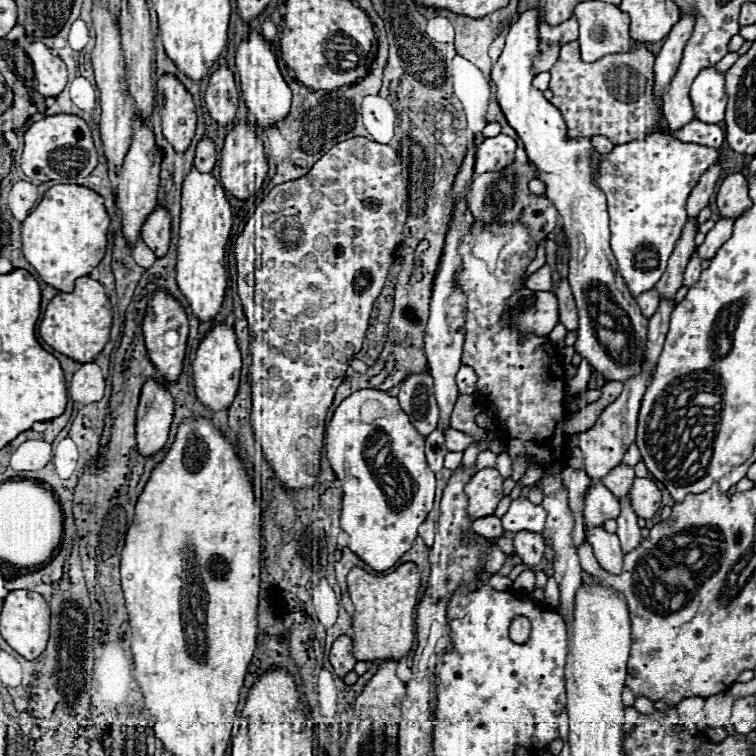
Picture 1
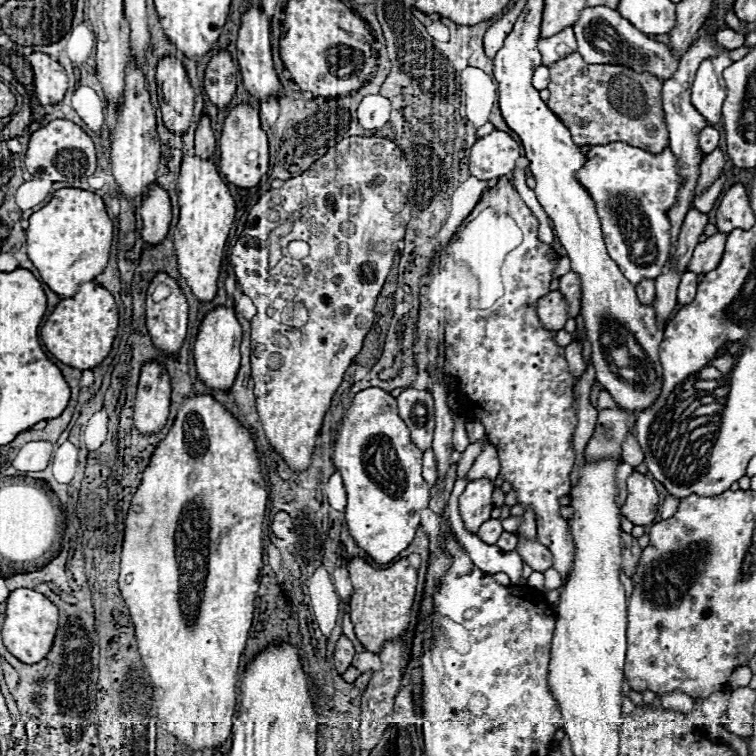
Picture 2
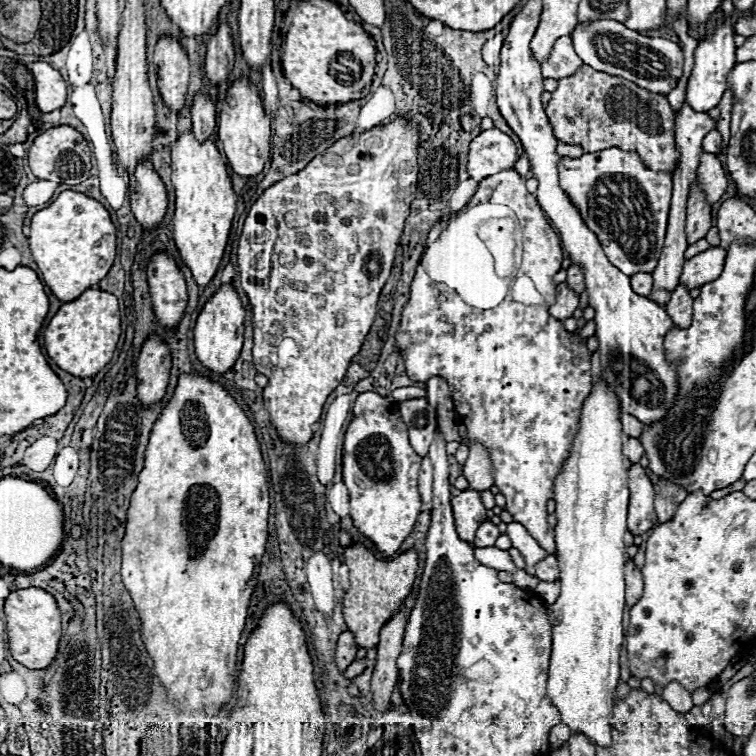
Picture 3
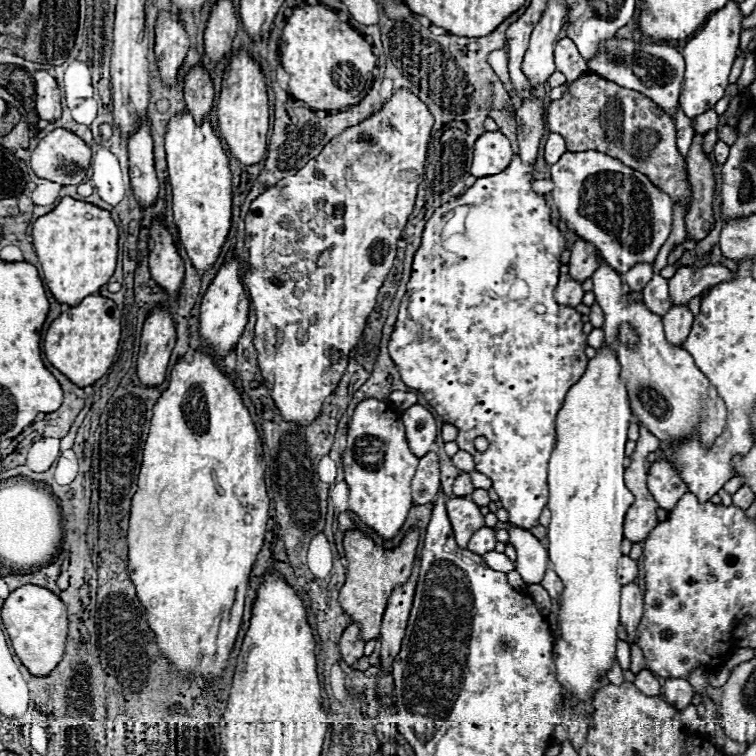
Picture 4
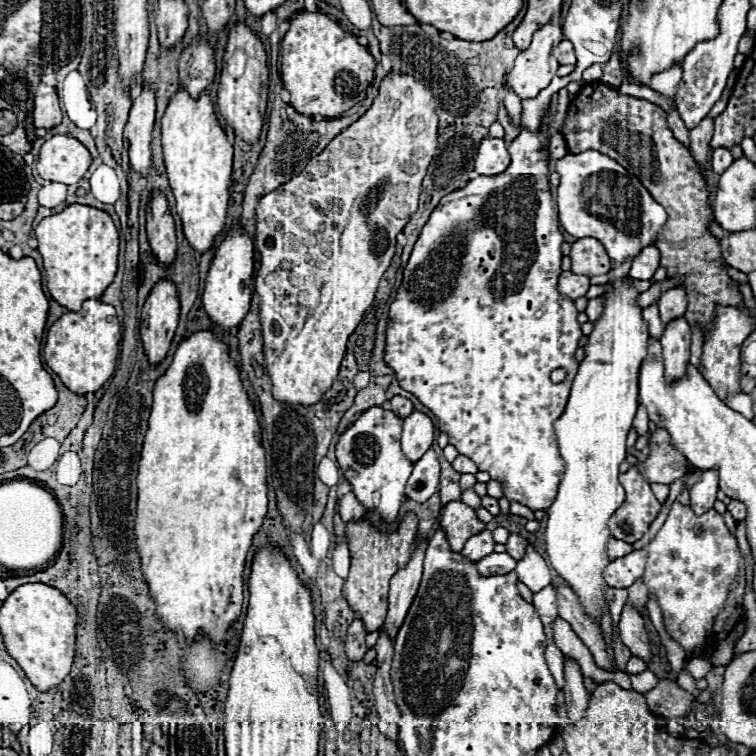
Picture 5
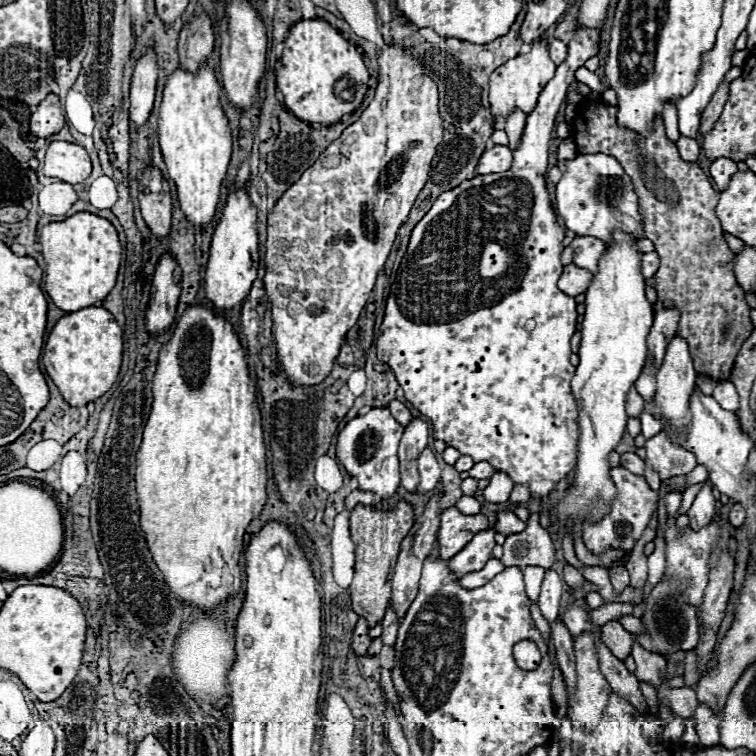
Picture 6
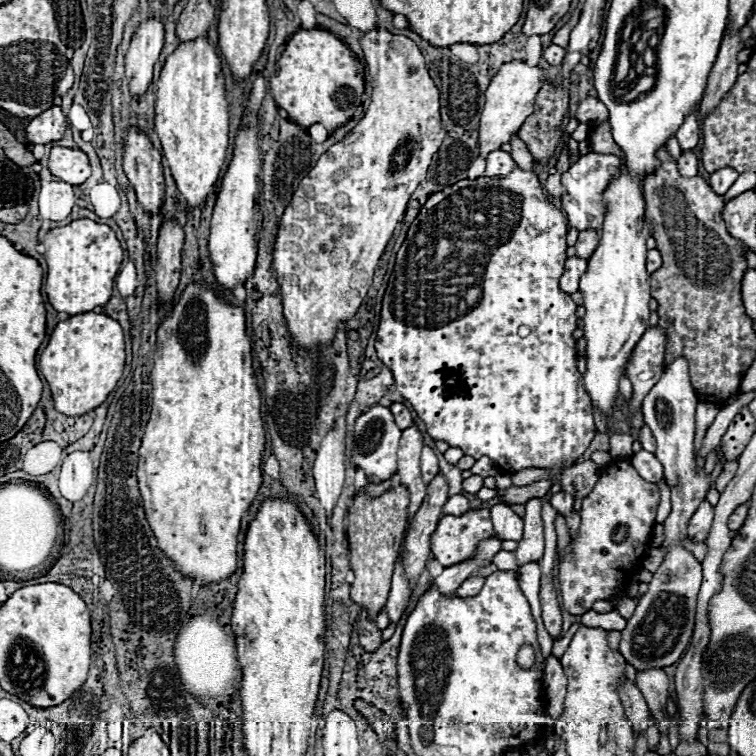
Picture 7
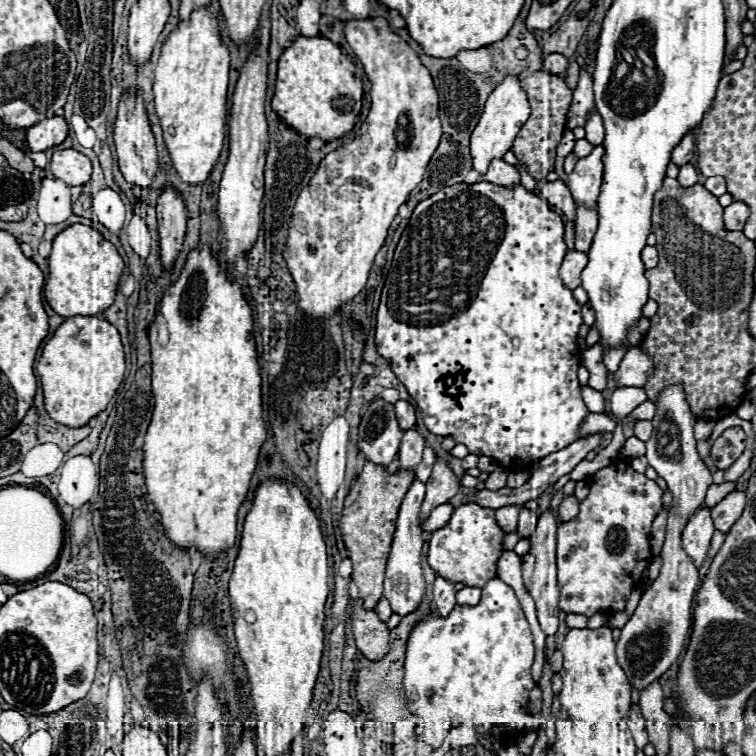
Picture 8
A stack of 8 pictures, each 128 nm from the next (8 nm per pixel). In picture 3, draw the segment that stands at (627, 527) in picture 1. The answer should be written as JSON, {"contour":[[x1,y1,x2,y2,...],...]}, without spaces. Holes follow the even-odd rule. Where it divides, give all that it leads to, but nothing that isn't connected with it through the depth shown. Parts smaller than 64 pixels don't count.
{"contour":[[632,560,626,564,624,574,626,574,626,608,630,610,642,598,642,574,634,568]]}

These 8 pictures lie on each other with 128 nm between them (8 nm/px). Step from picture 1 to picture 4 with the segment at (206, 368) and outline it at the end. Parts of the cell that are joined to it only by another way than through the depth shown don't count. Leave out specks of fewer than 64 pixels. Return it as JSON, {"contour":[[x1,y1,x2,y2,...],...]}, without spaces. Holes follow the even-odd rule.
{"contour":[[230,258,226,260,220,270,216,272,212,284,208,286,202,304,200,304,200,336,206,338,206,342,212,346,216,356,226,356,238,342,238,338,244,332,244,326,248,322,248,296,244,292,244,286,240,282,240,260]]}

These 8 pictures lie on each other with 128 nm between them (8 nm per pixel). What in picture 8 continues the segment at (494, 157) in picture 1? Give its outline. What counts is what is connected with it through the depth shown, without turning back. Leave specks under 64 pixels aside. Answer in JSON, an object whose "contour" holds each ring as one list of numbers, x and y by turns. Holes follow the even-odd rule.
{"contour":[[502,158,492,160,488,172,484,174,486,182,492,182,496,186,506,186,506,188,514,188,520,184,520,174,518,168,512,164,506,164]]}

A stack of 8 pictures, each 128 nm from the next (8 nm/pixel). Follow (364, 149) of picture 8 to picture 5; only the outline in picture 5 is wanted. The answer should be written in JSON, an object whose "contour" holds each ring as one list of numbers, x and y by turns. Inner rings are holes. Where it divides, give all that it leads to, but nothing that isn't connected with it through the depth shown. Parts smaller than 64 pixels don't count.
{"contour":[[386,74,378,96,374,98,370,110,358,118,354,124,350,124,344,132,340,132,324,150,322,154,318,154,316,158,312,158,308,162,308,166,304,168,304,172,300,176,294,176,290,182,282,184,278,190,266,194,258,208,256,208,256,216,258,216,258,224,256,224,256,250,260,254,260,270,256,276,256,292,260,296,260,318,262,318,262,334,264,334,264,356,266,356,266,364,268,364,268,374,270,374,270,382,272,382,272,394,276,400,288,402,288,404,316,404,320,400,320,396,332,386,334,378,338,376,340,370,340,362,346,354,346,342,350,338,350,334,356,330,356,326,362,322,362,316,366,312,368,306,372,306,376,288,380,284,382,274,386,272,386,268,390,266,390,260,394,256,394,246,396,246,396,234,402,232,402,228,406,226,406,222,410,220,410,216,416,212,418,206,418,196,422,190,422,180,426,176,428,164,436,154,436,146,438,146,438,116,436,116,436,100,432,96,432,90,416,80,412,74]]}

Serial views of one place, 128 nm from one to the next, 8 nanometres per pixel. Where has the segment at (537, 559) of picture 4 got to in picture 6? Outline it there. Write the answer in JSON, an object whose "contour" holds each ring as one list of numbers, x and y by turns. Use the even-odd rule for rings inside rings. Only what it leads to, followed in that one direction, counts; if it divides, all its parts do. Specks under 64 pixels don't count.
{"contour":[[526,566,522,568,522,574,524,574,524,584,526,584,526,594,532,602,538,602,538,596,540,596,540,586,542,586,542,580,544,580,544,568,542,566]]}

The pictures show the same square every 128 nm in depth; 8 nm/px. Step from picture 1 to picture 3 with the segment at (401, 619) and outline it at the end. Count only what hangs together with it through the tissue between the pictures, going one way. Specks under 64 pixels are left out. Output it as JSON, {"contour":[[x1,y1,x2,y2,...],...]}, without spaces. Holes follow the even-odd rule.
{"contour":[[350,544,344,552,344,562,350,568,350,588,342,598,342,610,348,630,356,634,356,642,362,648,374,648,378,644,380,628,388,618,392,618,392,614,400,608,400,604,412,590,418,570,418,552,406,550,396,558,380,560,366,546]]}

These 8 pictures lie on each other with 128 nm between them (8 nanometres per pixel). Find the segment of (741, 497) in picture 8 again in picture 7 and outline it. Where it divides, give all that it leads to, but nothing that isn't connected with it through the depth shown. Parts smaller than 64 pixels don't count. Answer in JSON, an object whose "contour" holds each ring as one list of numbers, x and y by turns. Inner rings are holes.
{"contour":[[740,504,740,506,732,512,732,516,728,518,728,528,730,528,730,530,738,530,738,528,744,524,746,512,748,512,748,506,746,506,746,504]]}

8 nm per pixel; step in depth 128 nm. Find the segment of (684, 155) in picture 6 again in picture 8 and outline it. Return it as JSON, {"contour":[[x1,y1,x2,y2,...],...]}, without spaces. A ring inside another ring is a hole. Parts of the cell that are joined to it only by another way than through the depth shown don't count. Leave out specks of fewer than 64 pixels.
{"contour":[[686,164,686,166,682,166,682,168,680,168,678,182,680,182,680,186,682,186,682,188,688,188,688,186,698,184,698,174,696,174,696,170,694,170,694,166,692,166,692,164]]}

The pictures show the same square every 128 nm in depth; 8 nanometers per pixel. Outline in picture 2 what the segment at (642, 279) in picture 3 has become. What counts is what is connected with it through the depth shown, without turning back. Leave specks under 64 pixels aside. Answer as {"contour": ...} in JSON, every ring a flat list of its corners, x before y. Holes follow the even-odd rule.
{"contour":[[646,278,646,280,638,282,636,294,638,294,638,298,640,298,642,304,652,304,654,302,654,280]]}

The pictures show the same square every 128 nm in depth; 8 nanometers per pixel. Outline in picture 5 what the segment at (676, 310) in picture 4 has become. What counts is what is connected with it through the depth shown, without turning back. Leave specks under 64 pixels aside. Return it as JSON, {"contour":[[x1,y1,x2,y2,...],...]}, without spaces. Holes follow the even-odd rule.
{"contour":[[684,318,672,320,662,338,662,360,666,382,674,382,674,378,684,378,688,360,690,360,690,326]]}

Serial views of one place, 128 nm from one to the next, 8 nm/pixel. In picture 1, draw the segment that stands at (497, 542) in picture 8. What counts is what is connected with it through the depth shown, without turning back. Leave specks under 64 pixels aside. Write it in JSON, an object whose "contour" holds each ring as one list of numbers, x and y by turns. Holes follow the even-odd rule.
{"contour":[[494,468,480,470,466,484,466,498,470,514,470,522,474,518,486,518,486,514,494,514,498,502,502,500,502,482,504,478]]}

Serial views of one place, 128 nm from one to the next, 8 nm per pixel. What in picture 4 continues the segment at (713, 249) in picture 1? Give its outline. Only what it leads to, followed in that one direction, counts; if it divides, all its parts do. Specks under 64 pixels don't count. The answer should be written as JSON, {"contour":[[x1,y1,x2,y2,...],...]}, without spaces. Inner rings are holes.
{"contour":[[690,266,680,268,668,280,668,294,672,306,688,306,688,302,700,296,708,286,718,282,732,282,734,274,724,266,702,266,692,270]]}

